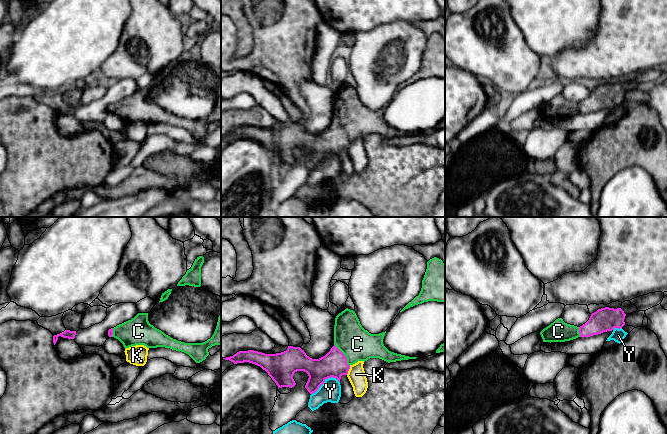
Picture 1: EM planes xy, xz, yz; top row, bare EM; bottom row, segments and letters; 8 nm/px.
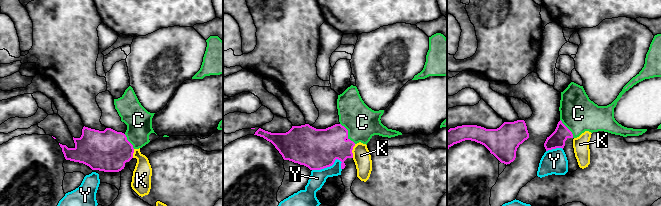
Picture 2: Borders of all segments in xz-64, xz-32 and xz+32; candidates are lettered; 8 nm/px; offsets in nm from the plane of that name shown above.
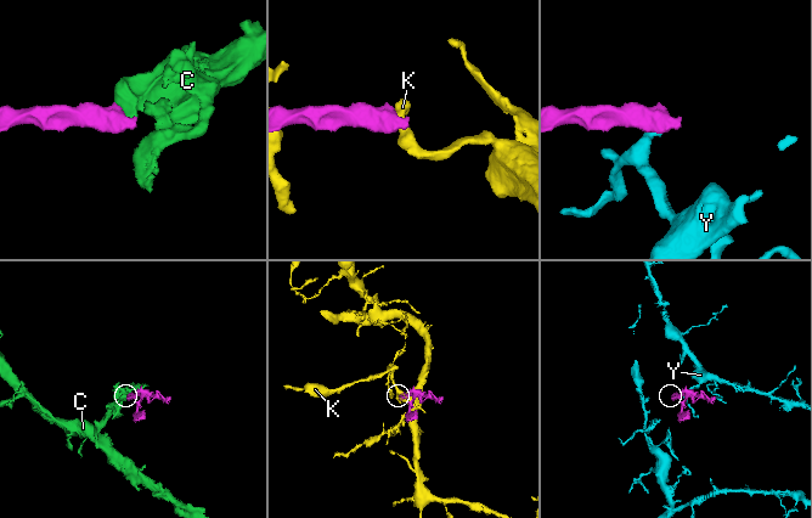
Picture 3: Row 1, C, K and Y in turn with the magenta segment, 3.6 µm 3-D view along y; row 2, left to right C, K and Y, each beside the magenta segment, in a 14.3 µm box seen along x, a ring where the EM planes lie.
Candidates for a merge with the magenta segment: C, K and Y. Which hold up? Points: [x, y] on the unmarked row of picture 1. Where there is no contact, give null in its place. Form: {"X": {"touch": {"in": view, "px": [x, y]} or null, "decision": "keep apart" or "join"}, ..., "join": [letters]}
{"C": {"touch": {"in": "xz", "px": [344, 131]}, "decision": "join"}, "K": {"touch": {"in": "xz", "px": [348, 146]}, "decision": "keep apart"}, "Y": {"touch": {"in": "xz", "px": [324, 157]}, "decision": "keep apart"}, "join": ["C"]}

